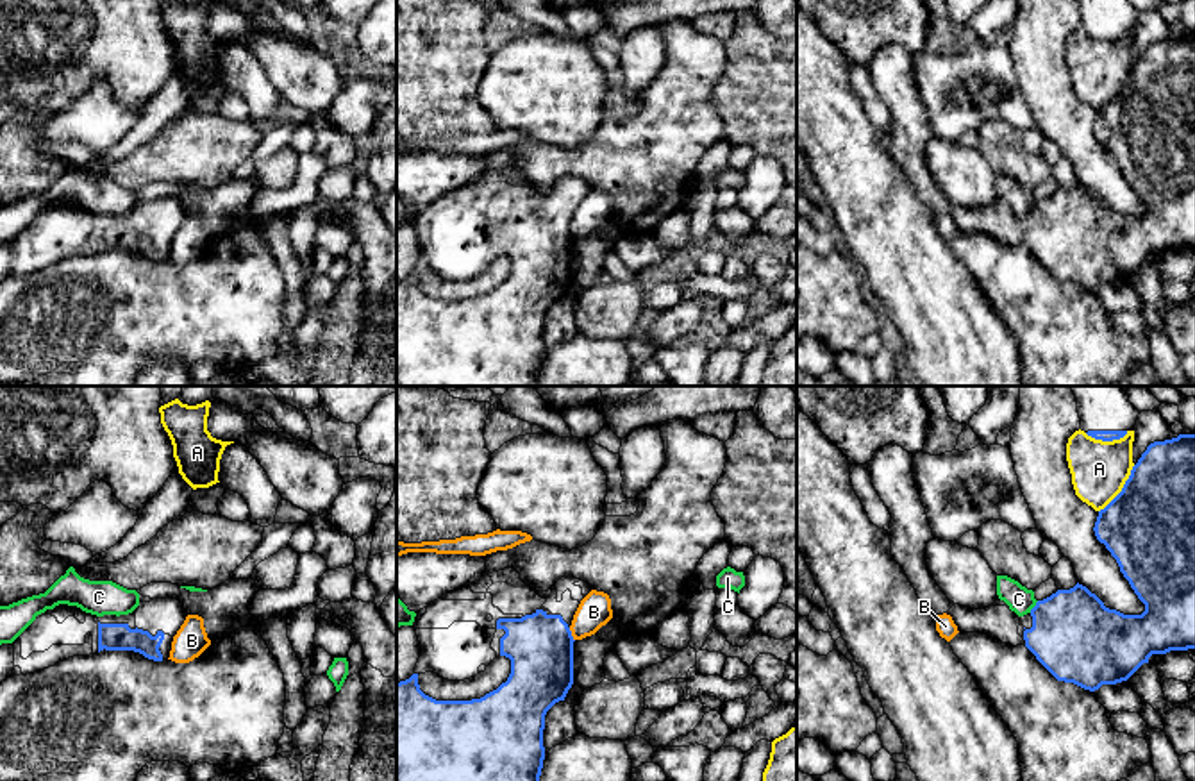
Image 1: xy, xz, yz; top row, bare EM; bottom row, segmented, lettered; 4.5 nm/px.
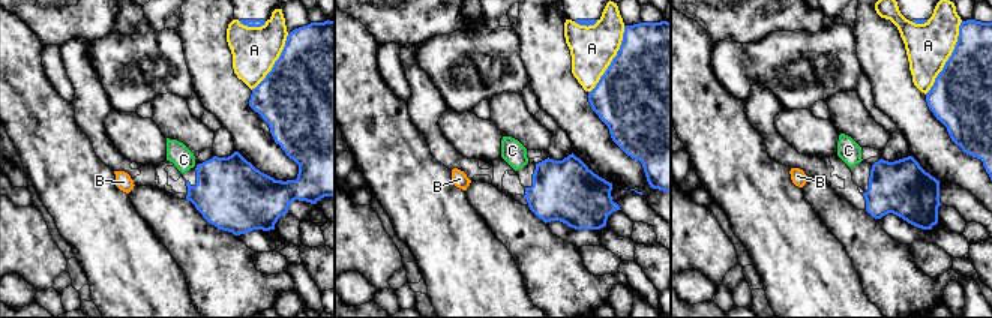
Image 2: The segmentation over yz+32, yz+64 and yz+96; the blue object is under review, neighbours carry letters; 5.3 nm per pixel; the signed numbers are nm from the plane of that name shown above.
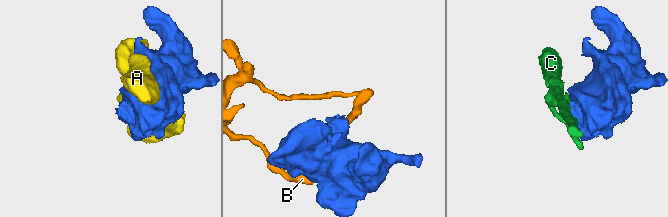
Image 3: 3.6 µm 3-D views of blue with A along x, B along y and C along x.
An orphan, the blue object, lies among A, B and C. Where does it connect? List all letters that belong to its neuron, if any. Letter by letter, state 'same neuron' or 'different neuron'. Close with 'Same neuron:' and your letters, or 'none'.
A: different neuron
B: different neuron
C: different neuron
Same neuron: none

